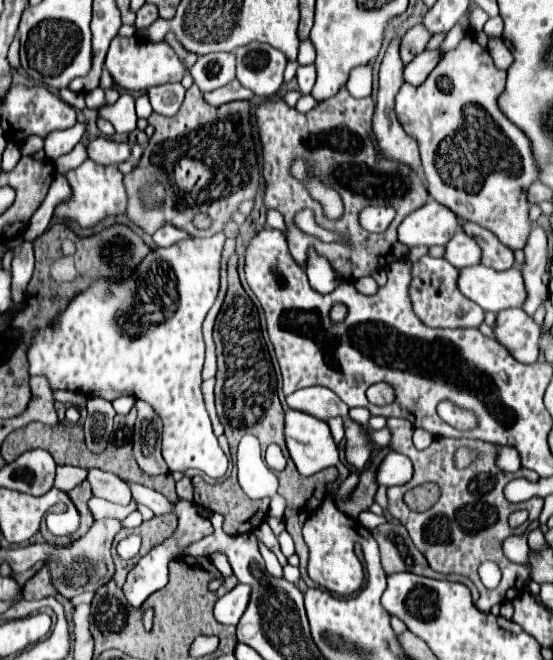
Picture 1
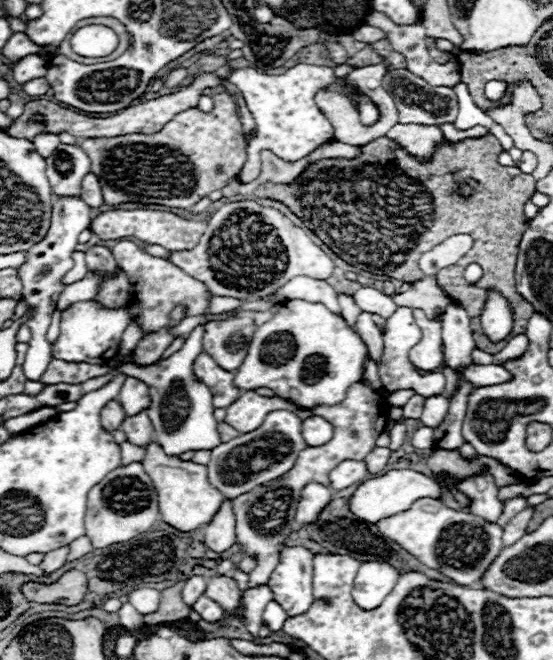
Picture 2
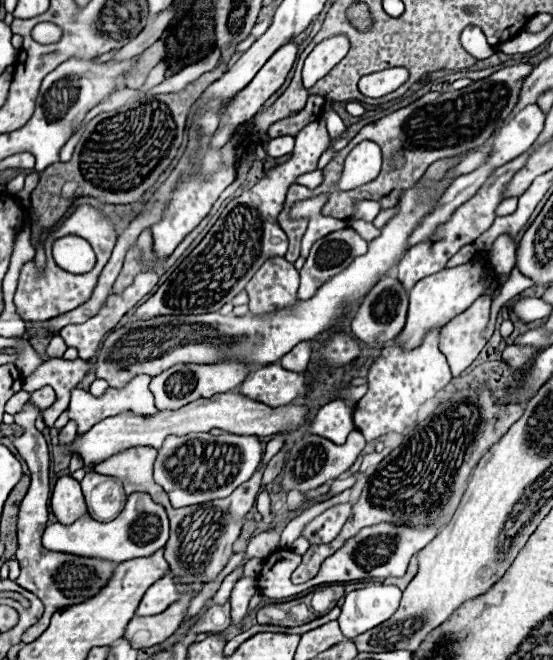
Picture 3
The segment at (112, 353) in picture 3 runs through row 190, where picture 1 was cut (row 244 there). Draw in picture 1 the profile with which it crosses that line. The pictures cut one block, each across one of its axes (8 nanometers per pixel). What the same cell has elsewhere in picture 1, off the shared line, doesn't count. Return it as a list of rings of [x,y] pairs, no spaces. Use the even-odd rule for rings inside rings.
[[[430,200],[402,220],[398,226],[398,240],[408,248],[444,246],[454,236],[456,228],[456,214],[436,200]]]

